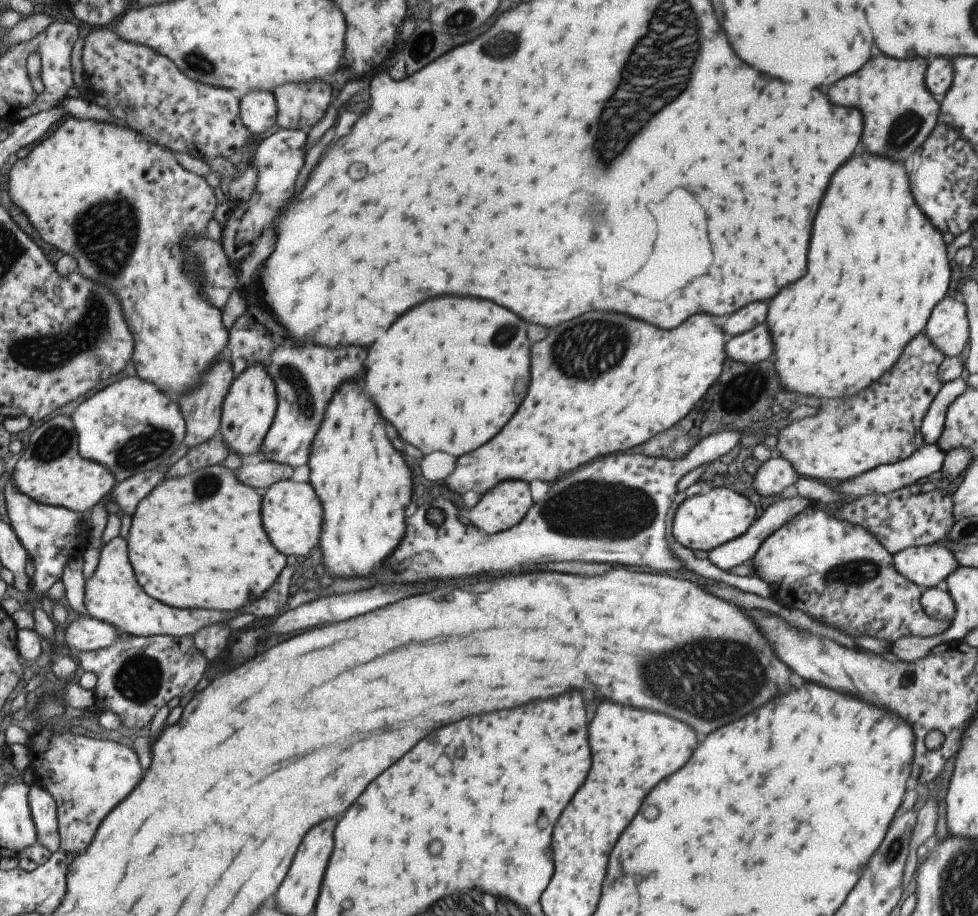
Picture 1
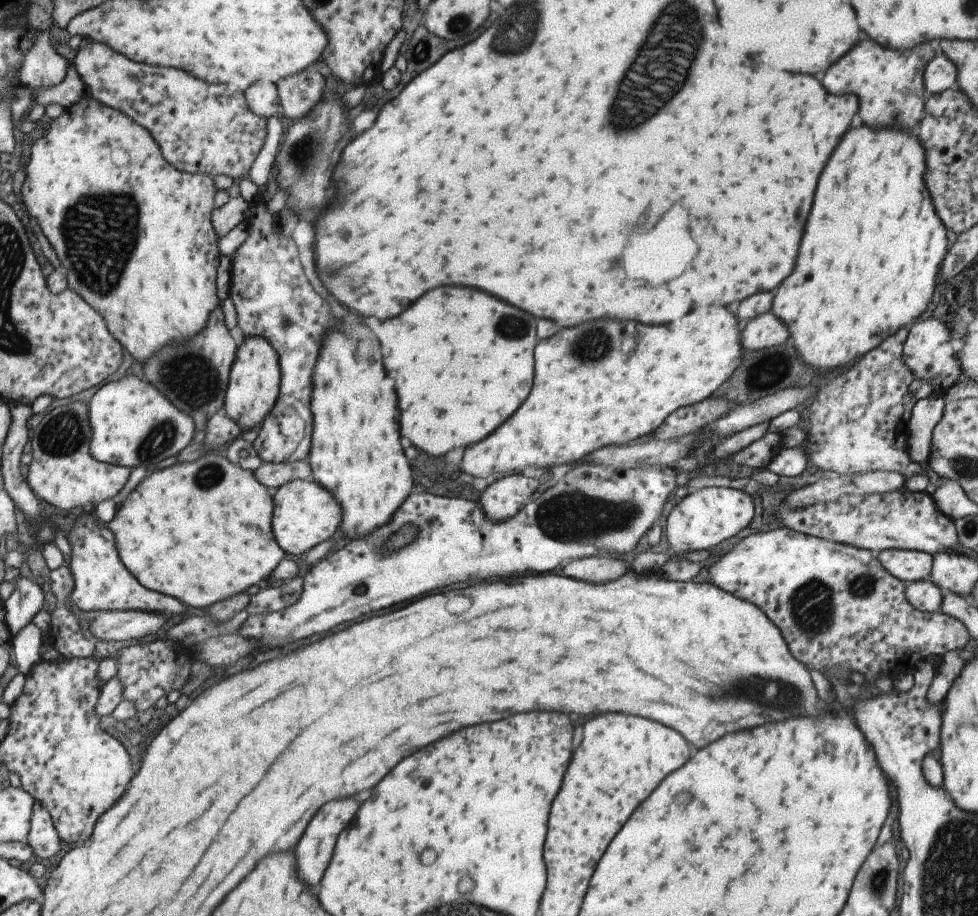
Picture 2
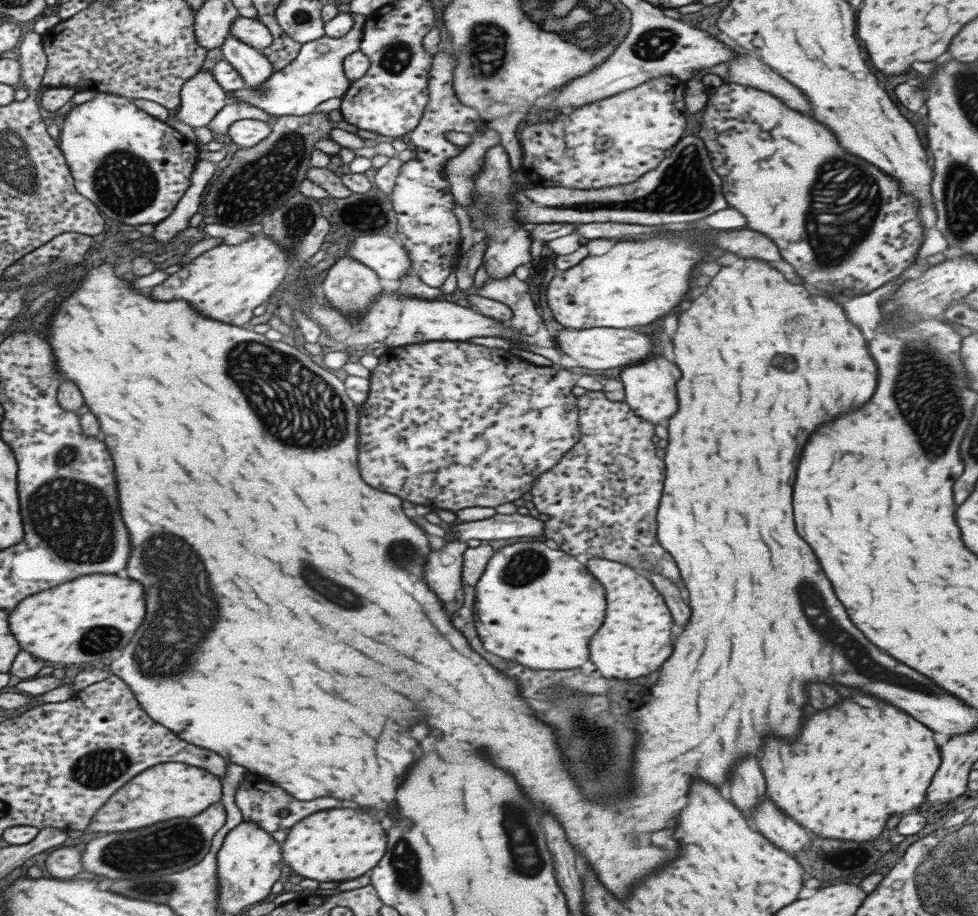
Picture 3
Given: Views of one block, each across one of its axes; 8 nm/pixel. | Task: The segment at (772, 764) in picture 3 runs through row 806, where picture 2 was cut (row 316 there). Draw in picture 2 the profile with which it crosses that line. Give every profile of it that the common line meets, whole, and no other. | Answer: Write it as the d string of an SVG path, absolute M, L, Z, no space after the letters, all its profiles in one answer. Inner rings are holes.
M865 124L857 128L847 128L843 138L837 142L833 152L829 154L825 168L821 170L817 178L817 188L813 194L813 204L809 218L805 222L801 242L797 248L797 258L793 264L791 274L779 284L775 298L772 298L772 307L770 311L779 319L787 328L793 338L793 348L801 356L805 364L811 364L813 368L821 370L821 377L831 374L837 374L835 368L843 369L849 362L855 358L863 356L867 350L871 350L875 344L879 344L887 334L893 333L893 330L905 326L909 320L918 320L919 316L926 308L935 285L935 274L938 271L939 263L947 250L947 240L945 239L945 227L935 210L933 210L932 200L929 198L928 190L925 188L923 173L926 170L926 156L923 152L923 146L915 136L911 136L907 130L895 130L895 128L869 128Z

